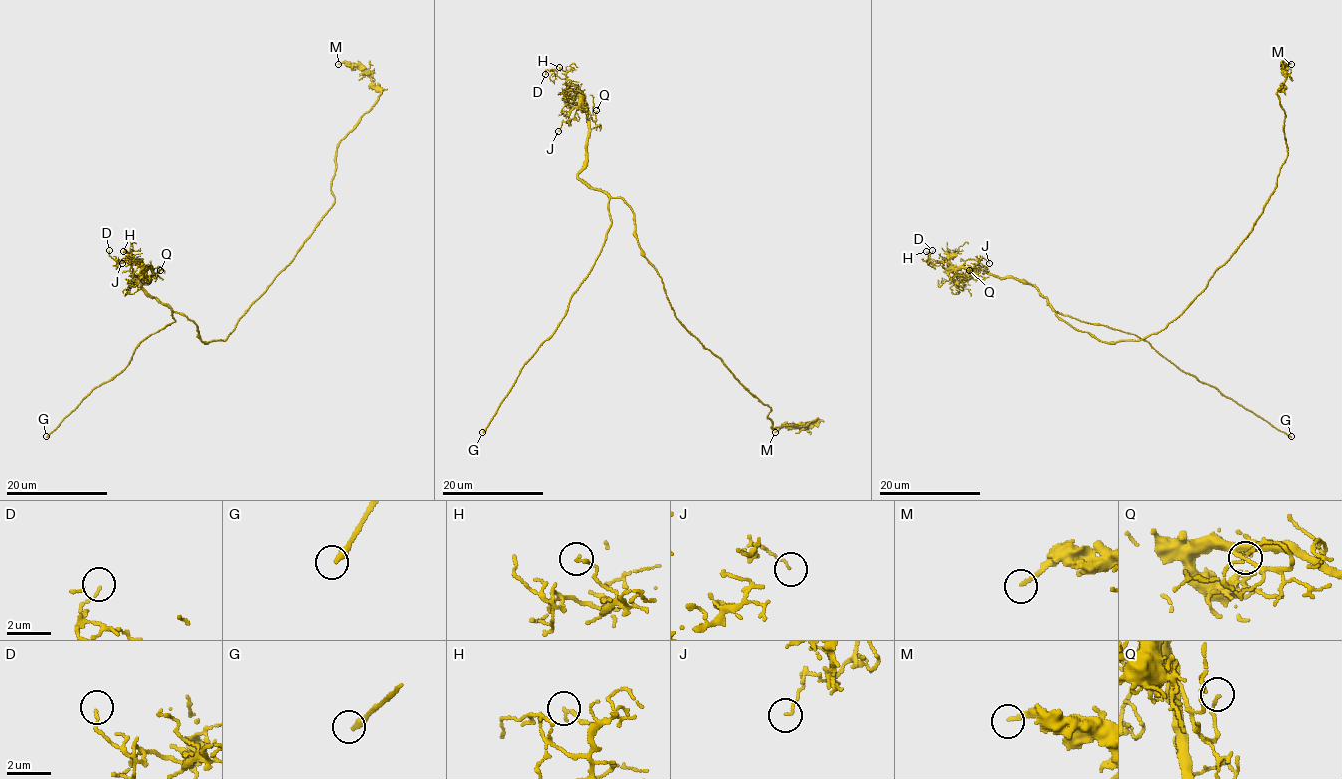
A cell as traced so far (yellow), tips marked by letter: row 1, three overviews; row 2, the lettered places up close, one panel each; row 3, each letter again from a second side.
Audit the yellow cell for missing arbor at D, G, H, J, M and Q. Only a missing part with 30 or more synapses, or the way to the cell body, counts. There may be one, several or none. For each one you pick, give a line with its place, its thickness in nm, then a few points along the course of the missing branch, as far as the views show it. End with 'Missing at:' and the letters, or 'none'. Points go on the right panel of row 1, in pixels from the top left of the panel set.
G: Place: (1291, 436). Thickness 300 nm
Missing at: G

